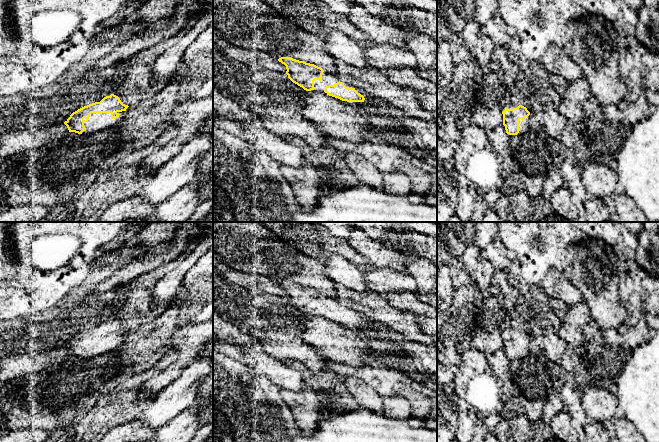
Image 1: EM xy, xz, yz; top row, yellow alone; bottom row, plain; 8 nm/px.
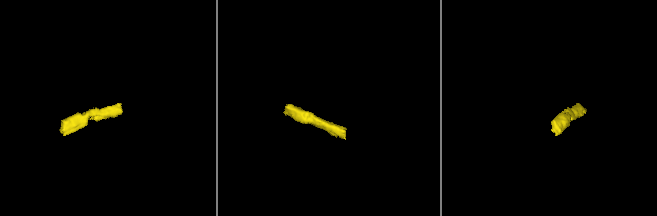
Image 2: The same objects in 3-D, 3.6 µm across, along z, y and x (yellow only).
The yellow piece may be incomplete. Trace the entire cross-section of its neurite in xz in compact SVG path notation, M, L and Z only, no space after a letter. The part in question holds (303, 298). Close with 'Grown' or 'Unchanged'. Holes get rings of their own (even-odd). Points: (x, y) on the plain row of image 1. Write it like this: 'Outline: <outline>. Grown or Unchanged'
Outline: M281 281L278 285L286 290L288 302L306 315L324 317L359 332L369 325L362 313L341 306L321 291L290 281Z. Grown

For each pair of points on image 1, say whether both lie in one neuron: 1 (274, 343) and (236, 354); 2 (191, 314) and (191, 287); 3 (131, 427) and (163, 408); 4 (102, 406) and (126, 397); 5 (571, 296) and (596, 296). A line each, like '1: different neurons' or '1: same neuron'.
1: different neurons
2: same neuron
3: different neurons
4: same neuron
5: different neurons

